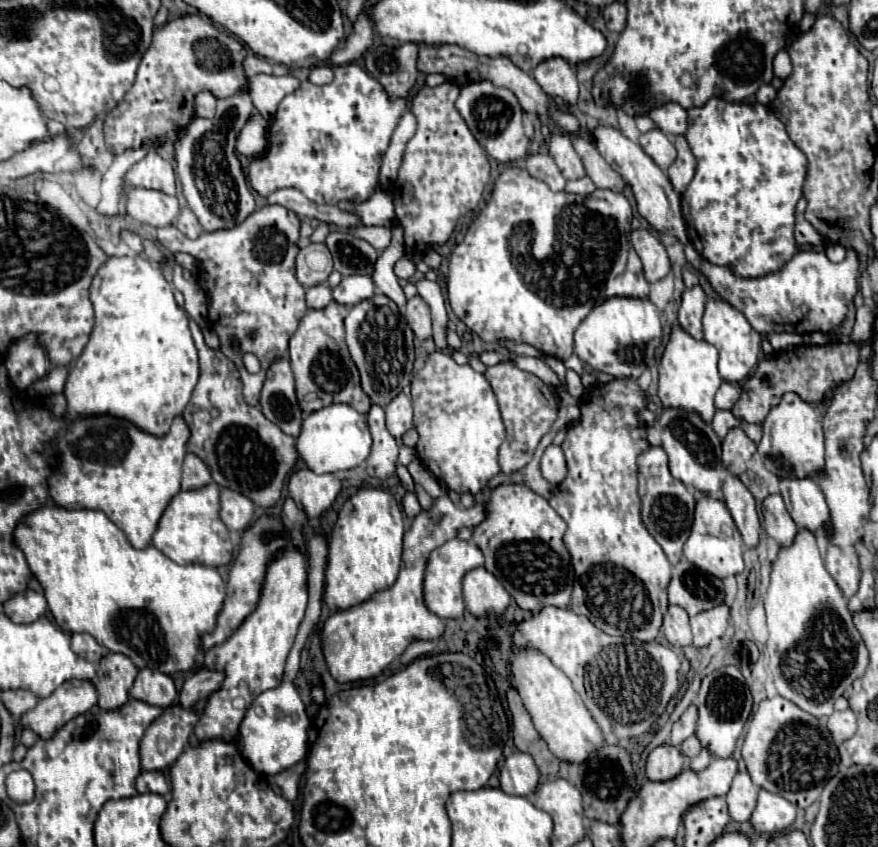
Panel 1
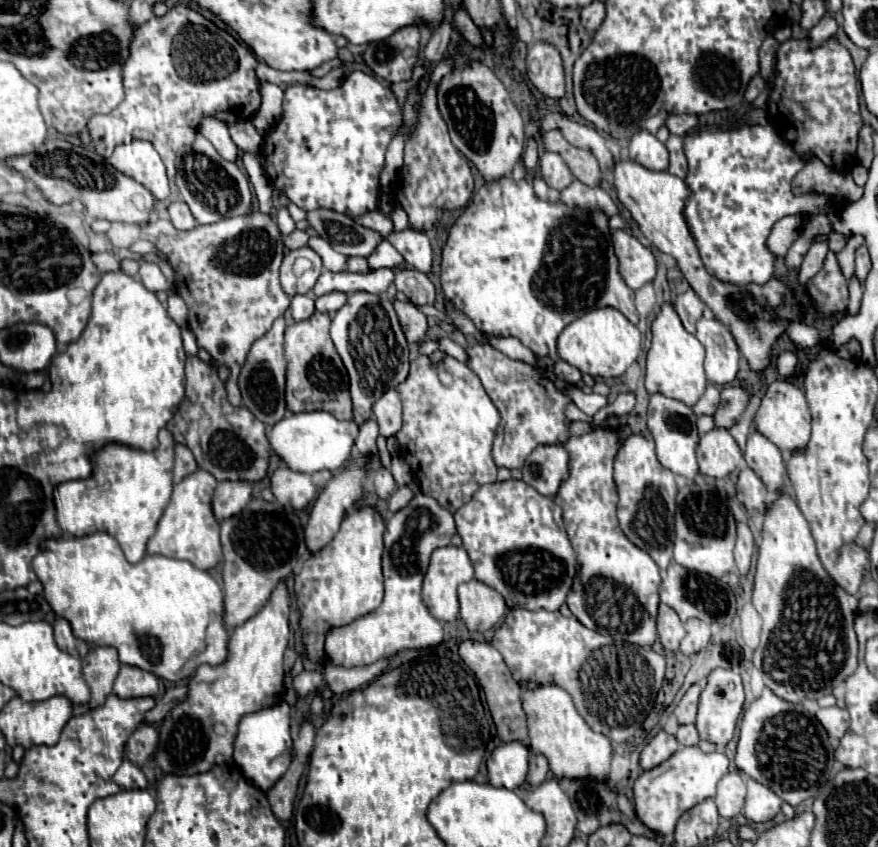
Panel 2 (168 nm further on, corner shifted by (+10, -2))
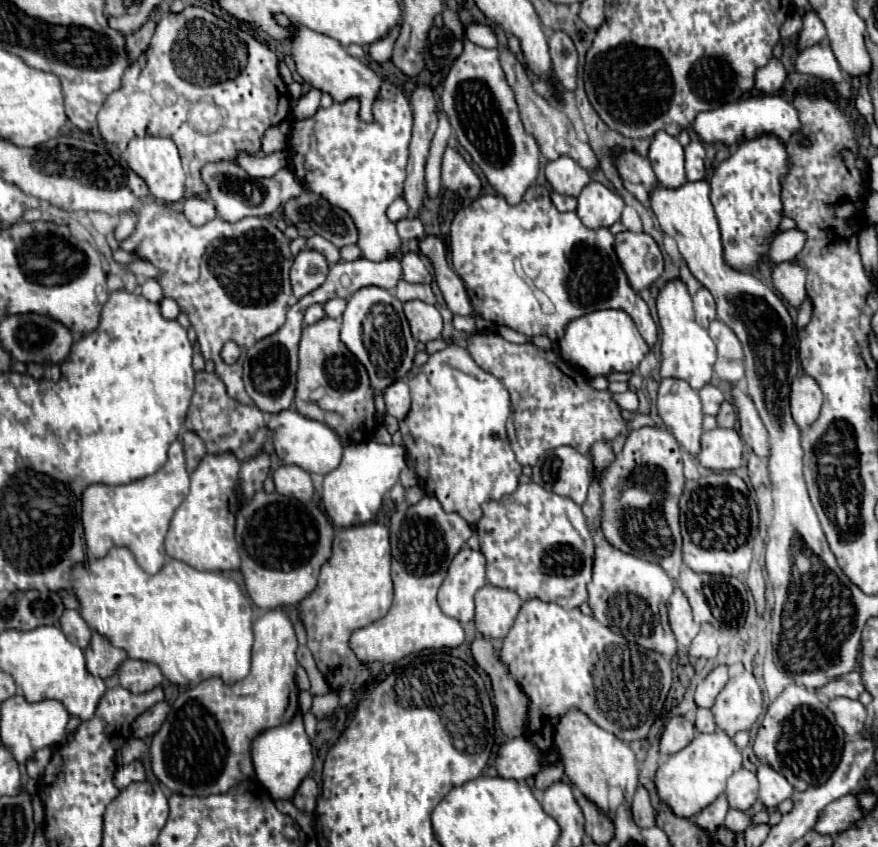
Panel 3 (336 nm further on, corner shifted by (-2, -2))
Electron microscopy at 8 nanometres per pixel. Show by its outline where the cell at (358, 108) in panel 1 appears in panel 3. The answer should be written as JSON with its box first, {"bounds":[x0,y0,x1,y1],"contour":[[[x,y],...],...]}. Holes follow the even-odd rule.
{"bounds":[286,82,412,262],"contour":[[[390,82],[380,86],[372,106],[372,122],[360,120],[358,110],[360,100],[348,98],[334,102],[330,108],[318,108],[318,112],[306,120],[296,120],[288,134],[286,154],[296,178],[306,190],[326,198],[332,206],[344,208],[352,220],[356,220],[362,256],[382,262],[390,256],[398,256],[402,246],[394,222],[386,216],[386,208],[402,194],[412,134],[412,110],[406,94]]]}

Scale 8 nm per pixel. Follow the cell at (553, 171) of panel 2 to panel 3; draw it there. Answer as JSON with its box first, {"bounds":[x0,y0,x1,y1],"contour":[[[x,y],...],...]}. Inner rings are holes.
{"bounds":[546,156,590,196],"contour":[[[560,156],[546,164],[546,178],[558,194],[578,196],[582,188],[590,182],[590,174],[578,166],[570,156]]]}

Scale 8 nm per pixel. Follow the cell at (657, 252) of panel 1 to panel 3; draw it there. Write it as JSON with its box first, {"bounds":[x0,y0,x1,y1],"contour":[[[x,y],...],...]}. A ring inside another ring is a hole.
{"bounds":[616,230,664,292],"contour":[[[628,230],[616,234],[616,254],[636,292],[646,290],[664,272],[662,252],[650,234],[634,234]]]}

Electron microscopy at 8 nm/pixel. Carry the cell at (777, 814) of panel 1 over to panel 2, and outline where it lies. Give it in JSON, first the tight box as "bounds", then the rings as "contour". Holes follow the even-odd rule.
{"bounds":[744,776,782,822],"contour":[[[744,776],[744,778],[746,778],[746,786],[748,786],[744,816],[750,822],[772,820],[780,812],[780,806],[782,806],[780,796],[776,796],[770,788],[764,788],[764,784],[752,780],[750,776]]]}

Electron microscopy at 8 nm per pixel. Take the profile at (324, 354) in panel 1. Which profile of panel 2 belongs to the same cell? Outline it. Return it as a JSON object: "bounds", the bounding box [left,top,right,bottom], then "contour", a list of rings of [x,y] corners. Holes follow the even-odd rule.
{"bounds":[284,312,352,420],"contour":[[[314,312],[308,320],[294,322],[292,326],[286,328],[286,340],[284,340],[284,352],[288,360],[288,370],[286,370],[286,408],[290,412],[314,412],[314,410],[324,410],[332,412],[338,420],[352,420],[352,400],[348,392],[348,372],[330,340],[330,316],[324,312]]]}

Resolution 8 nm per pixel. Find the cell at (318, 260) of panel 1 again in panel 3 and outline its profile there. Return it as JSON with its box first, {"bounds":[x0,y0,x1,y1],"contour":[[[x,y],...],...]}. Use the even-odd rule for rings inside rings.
{"bounds":[290,250,328,298],"contour":[[[302,250],[292,264],[290,270],[290,282],[296,298],[302,298],[310,294],[312,290],[320,288],[328,274],[328,262],[326,258],[316,250]],[[310,266],[316,268],[316,272],[310,272]]]}

